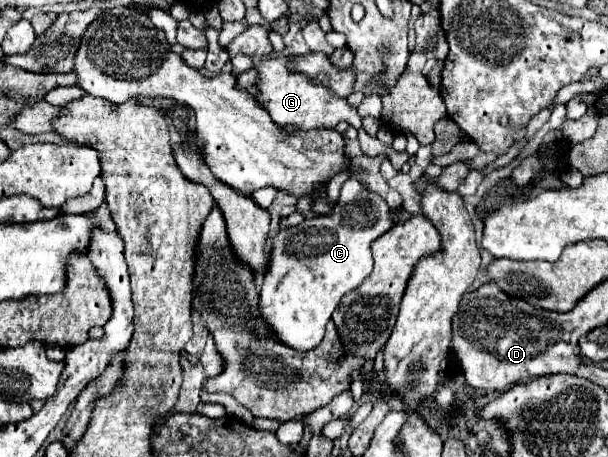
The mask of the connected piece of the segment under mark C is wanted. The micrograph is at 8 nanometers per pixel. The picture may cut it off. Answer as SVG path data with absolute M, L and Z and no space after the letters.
M352 177L342 185L340 201L328 215L310 217L296 227L278 229L278 233L272 237L268 271L264 275L264 283L260 291L260 311L266 323L274 329L276 337L298 351L314 349L324 339L326 323L330 321L340 299L348 291L361 285L371 273L373 269L370 248L372 241L376 241L380 235L384 235L392 227L394 227L394 221L392 221L388 203L378 193L362 185L360 179Z

